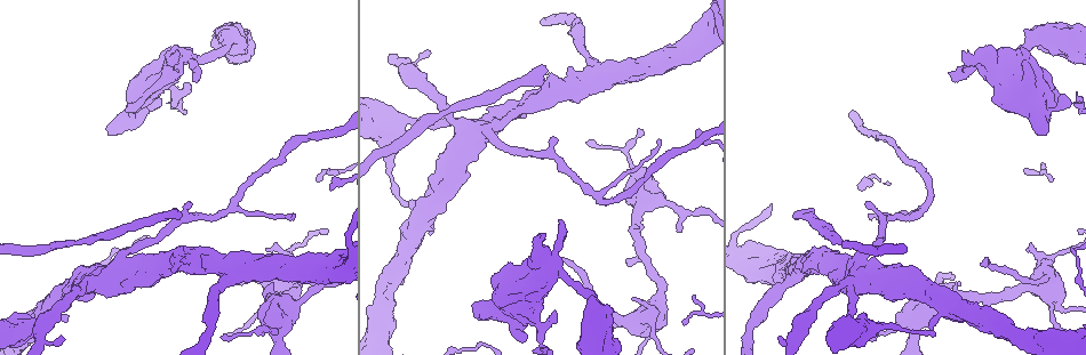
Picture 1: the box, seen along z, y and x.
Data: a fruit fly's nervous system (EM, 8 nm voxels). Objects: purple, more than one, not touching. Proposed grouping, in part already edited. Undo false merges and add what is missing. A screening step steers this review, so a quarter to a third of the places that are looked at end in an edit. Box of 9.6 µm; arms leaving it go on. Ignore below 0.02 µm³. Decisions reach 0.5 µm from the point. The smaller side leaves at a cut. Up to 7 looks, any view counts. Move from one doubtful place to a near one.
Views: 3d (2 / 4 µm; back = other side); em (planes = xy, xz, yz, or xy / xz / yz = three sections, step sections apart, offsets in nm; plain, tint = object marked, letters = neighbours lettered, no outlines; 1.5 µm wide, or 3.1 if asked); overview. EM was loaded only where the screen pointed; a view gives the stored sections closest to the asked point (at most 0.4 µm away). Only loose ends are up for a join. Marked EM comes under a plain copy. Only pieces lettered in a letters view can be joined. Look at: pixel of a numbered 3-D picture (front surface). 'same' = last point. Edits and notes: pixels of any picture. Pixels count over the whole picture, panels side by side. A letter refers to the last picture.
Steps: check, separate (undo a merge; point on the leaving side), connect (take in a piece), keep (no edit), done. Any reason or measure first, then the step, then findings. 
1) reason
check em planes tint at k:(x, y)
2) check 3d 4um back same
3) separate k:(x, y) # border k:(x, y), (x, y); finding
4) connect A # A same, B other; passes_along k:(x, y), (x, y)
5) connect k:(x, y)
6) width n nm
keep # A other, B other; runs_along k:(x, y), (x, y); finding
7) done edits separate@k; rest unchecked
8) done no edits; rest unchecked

an open end
check 3d 2um at 1:(628, 263)

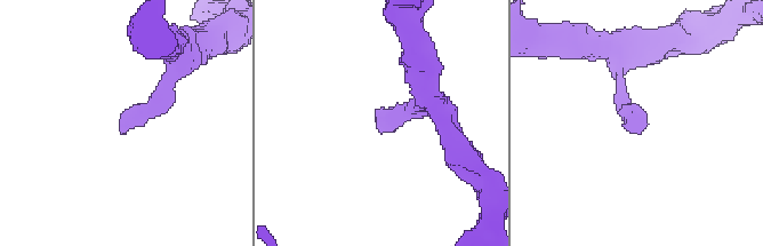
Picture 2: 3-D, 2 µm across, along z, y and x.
shape alone is not enough
check em planes letters at 2:(121, 134)

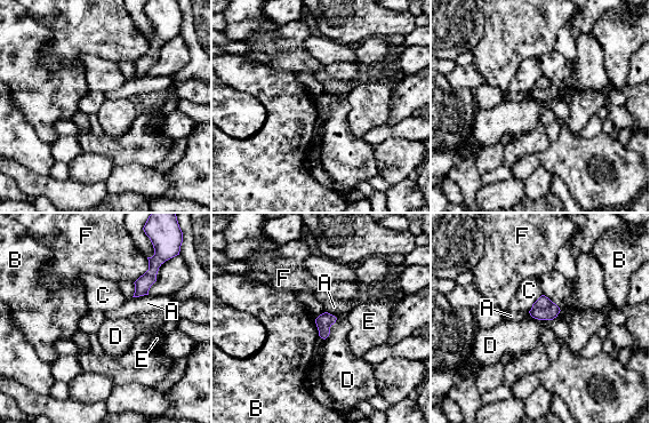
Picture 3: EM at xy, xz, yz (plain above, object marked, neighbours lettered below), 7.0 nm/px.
keep # A other, B other, C other, D other, E other, F other; border 3:(314, 319), (319, 335); none of them fits

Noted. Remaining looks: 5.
free end
check em yz step 4 letters at 1:(640, 130)

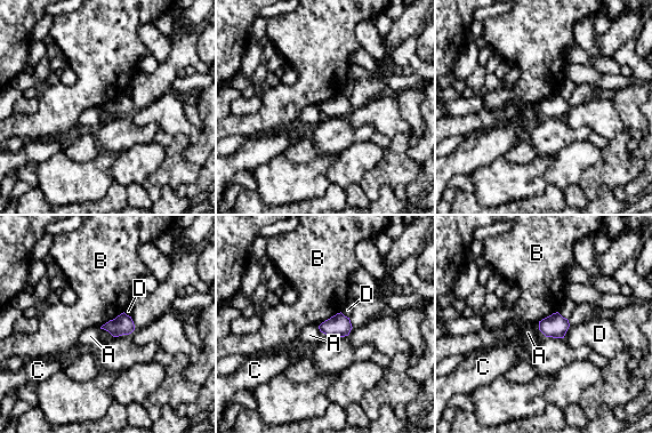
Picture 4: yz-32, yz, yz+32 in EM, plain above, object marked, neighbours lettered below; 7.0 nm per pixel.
cut it another way
check em xy step 4 letters same

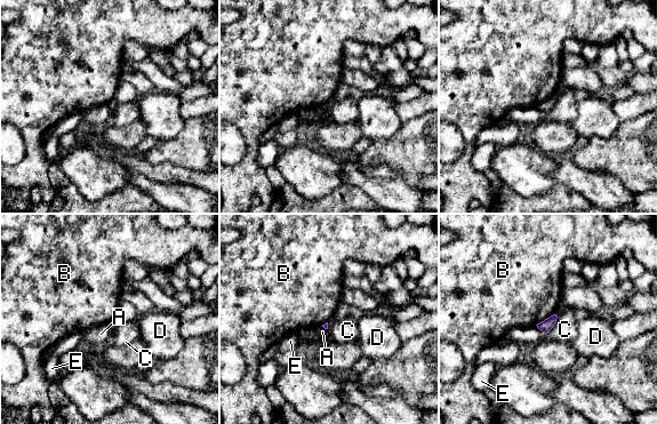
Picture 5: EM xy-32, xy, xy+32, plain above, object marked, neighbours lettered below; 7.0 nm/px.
keep # A other, B other, C other, D other, E other; border 5:(558, 316), (554, 325), (545, 334); none of them fits

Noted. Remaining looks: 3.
an open end
check 3d 2um at 1:(869, 217)

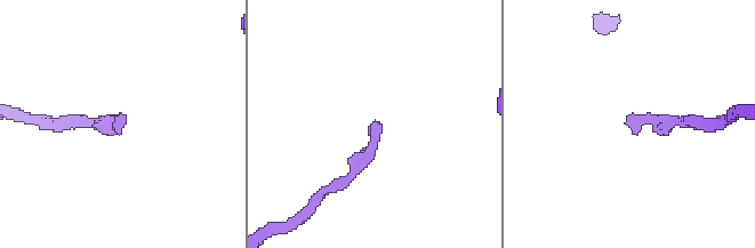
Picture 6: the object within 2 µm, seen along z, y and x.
now the EM
check em planes letters at 6:(123, 115)

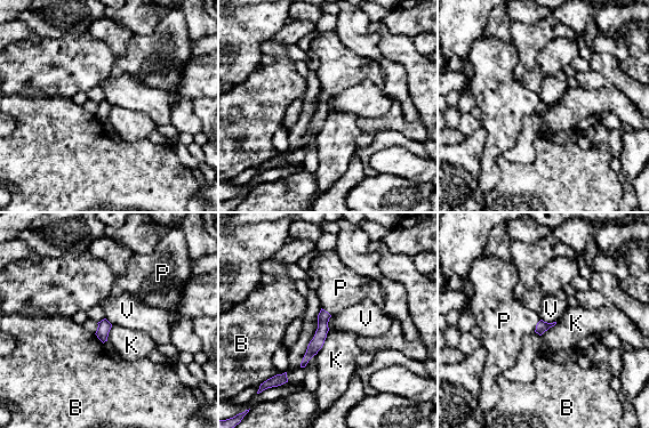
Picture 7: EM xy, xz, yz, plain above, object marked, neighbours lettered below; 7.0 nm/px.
width 80 nm; longest_contact K 200 nm
keep # B other, K other, P other, V other; no lettered piece goes on from it

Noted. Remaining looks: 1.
done no edits; rest unchecked

